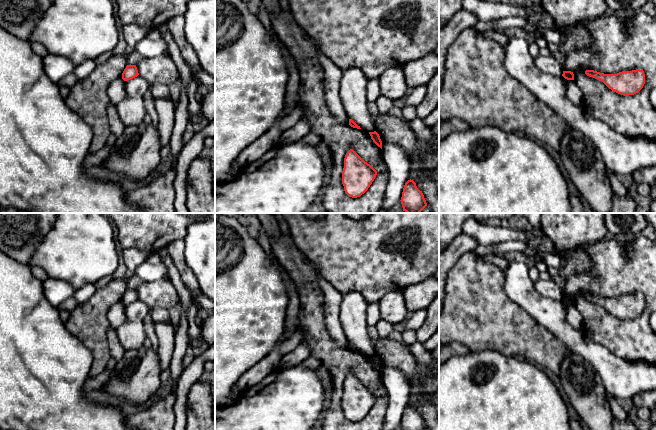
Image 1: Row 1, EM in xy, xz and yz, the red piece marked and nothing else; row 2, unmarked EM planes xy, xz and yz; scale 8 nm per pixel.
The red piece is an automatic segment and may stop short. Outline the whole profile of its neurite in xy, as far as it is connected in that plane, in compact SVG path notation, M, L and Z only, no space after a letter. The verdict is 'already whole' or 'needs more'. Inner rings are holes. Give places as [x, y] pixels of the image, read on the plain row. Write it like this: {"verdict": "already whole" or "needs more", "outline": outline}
{"verdict": "already whole", "outline": "M127 289L122 297L124 305L131 304L139 299L136 289Z"}

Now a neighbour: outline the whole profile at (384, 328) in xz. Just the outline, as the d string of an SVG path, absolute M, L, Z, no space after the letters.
M382 319L378 321L375 327L380 339L389 338L390 334L394 331L394 325Z

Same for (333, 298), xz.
M307 259L307 261L314 268L318 277L319 285L325 296L324 315L326 327L338 346L349 348L349 341L340 323L340 304L342 294L323 278L319 268L314 262L309 259Z

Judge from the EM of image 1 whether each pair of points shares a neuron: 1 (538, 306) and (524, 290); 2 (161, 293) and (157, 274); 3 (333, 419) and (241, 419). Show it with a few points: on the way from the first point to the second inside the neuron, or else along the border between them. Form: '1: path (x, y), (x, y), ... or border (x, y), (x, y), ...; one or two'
1: path (534, 302), (526, 294); one
2: border (163, 278), (157, 281), (144, 282); two
3: border (324, 411), (319, 419); two

